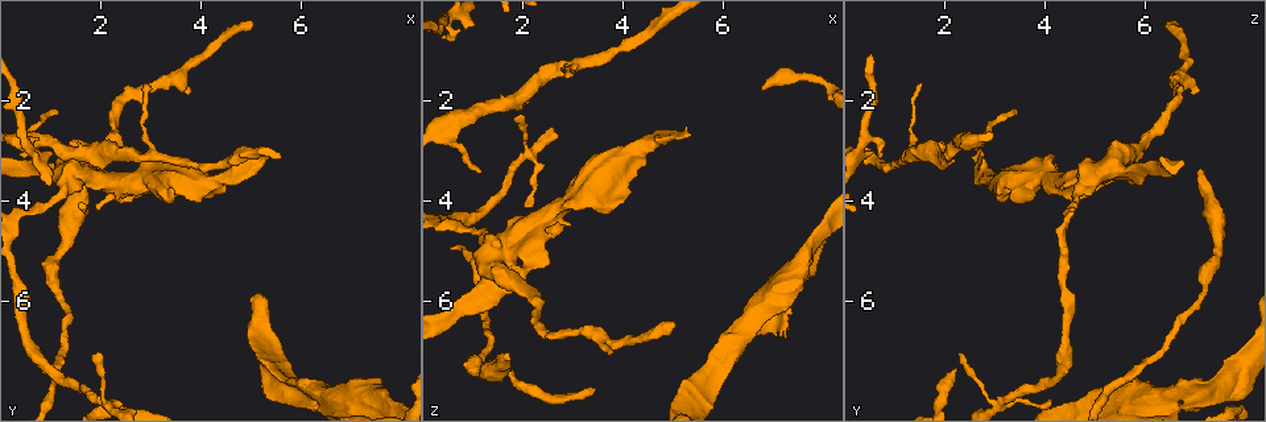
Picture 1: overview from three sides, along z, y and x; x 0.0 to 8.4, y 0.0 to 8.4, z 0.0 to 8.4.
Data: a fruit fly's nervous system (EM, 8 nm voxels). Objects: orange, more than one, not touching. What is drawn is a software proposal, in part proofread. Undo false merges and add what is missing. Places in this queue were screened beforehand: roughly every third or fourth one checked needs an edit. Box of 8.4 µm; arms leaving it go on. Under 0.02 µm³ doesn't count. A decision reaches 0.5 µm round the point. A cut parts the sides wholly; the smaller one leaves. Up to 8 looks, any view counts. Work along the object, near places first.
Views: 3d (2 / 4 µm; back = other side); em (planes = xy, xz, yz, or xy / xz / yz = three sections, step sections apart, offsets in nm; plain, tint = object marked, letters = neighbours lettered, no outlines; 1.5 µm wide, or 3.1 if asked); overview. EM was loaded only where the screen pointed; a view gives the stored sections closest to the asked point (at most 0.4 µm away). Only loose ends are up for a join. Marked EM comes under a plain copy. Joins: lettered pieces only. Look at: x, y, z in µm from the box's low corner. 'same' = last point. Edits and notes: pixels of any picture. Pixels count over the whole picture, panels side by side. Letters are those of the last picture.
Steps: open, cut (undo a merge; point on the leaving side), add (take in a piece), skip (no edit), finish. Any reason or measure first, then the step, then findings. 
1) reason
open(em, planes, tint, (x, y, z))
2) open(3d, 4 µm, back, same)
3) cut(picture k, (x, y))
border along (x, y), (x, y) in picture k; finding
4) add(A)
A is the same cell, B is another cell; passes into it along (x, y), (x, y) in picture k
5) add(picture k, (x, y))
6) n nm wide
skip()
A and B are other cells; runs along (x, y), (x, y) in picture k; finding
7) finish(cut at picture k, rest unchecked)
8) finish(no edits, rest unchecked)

an open end
open(3d, 4 µm, (5.25, 3.05, 2.65))

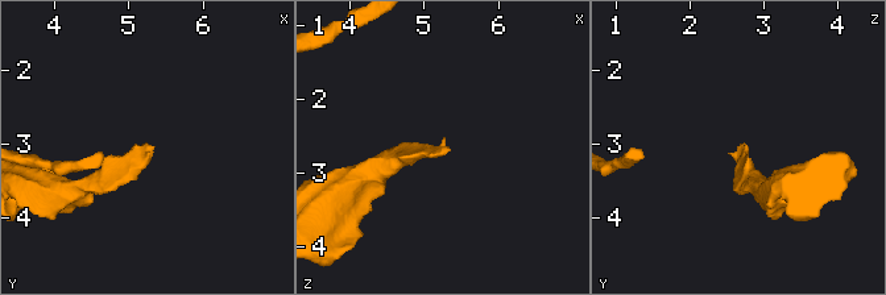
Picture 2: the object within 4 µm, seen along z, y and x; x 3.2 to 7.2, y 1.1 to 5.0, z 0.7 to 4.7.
open(em, xy, step 8, tint, (5.30, 3.00, 2.65))

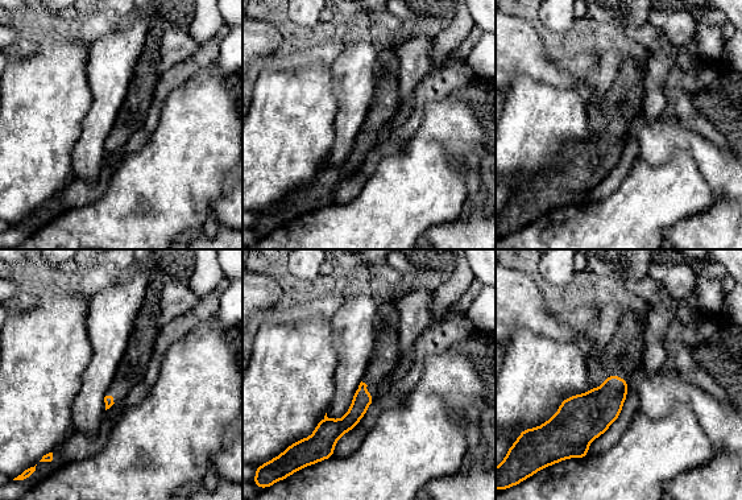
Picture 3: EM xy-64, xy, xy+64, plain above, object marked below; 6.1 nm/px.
open(em, planes, letters, same)

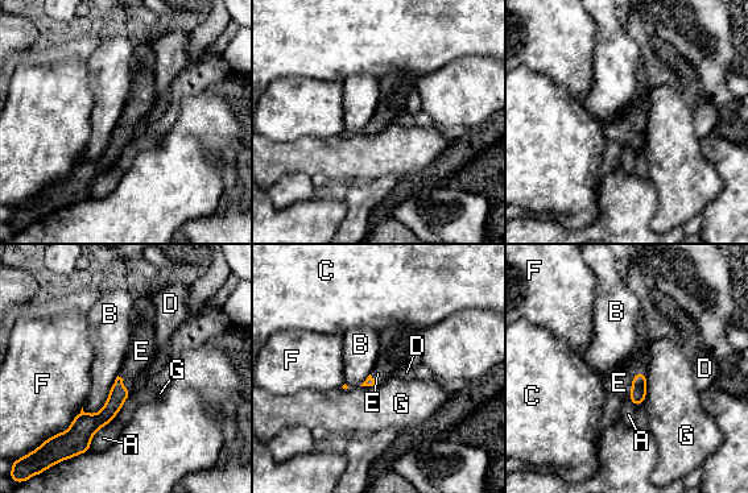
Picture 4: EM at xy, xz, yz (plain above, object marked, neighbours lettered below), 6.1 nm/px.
add(E)
E is the same cell, A, B, C, D, F and G are other cells; passes into it along (637, 394), (632, 381), (619, 382) in picture 4; the neuron continues

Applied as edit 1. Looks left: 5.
thin end
open(em, planes, letters, (2.90, 1.65, 1.55))

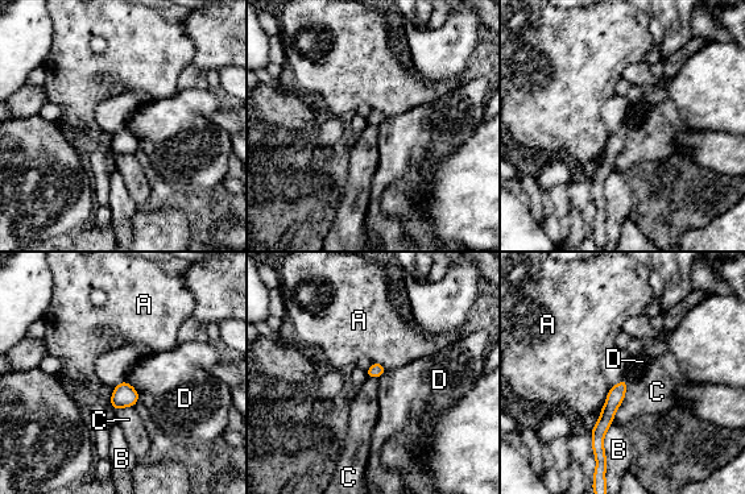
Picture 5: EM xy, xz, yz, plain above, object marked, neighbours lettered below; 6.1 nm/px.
skip()
A, B, C and D are other cells; border along (124, 380), (136, 390), (140, 399) in picture 5; none of them fits

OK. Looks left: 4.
sharp bend
open(3d, 4 µm, (2.20, 3.60, 4.50))

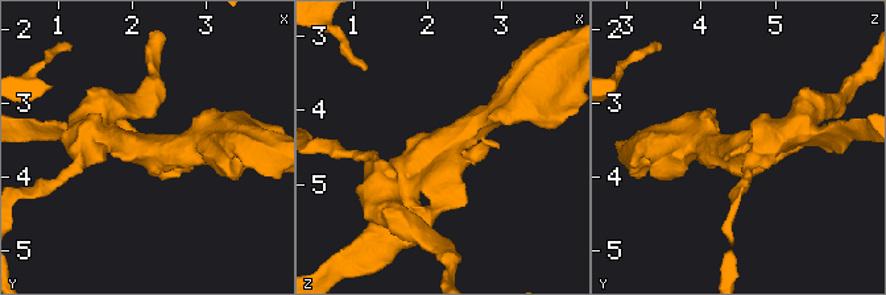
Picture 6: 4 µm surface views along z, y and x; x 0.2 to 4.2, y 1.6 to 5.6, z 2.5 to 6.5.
need the tissue
open(em, planes, tint, (2.20, 3.60, 4.45))

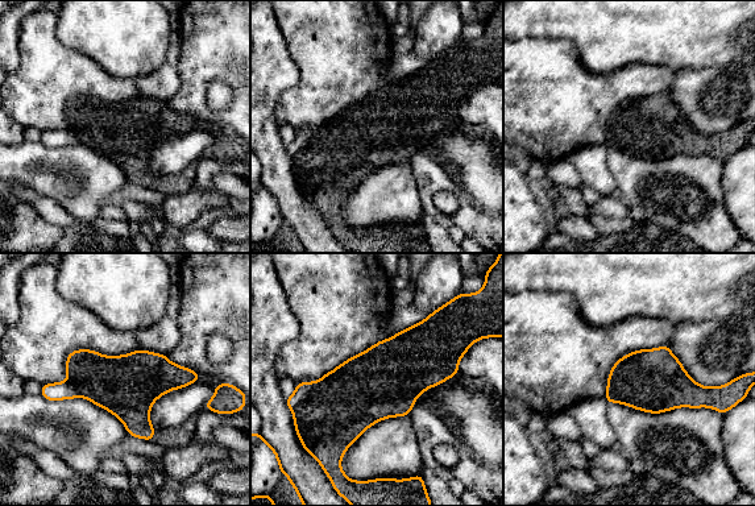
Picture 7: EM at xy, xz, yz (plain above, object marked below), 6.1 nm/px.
open(em, planes, letters, same)

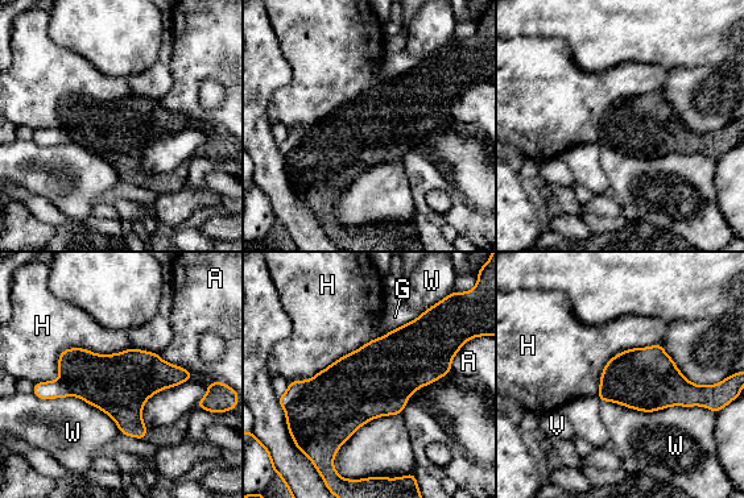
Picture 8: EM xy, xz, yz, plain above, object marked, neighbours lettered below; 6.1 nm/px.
cut(picture 8, (294, 387))
A, G, H, V and W are other cells; two neurons meet here

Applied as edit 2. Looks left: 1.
finish(add at picture 4, cut at picture 8, rest unchecked)

